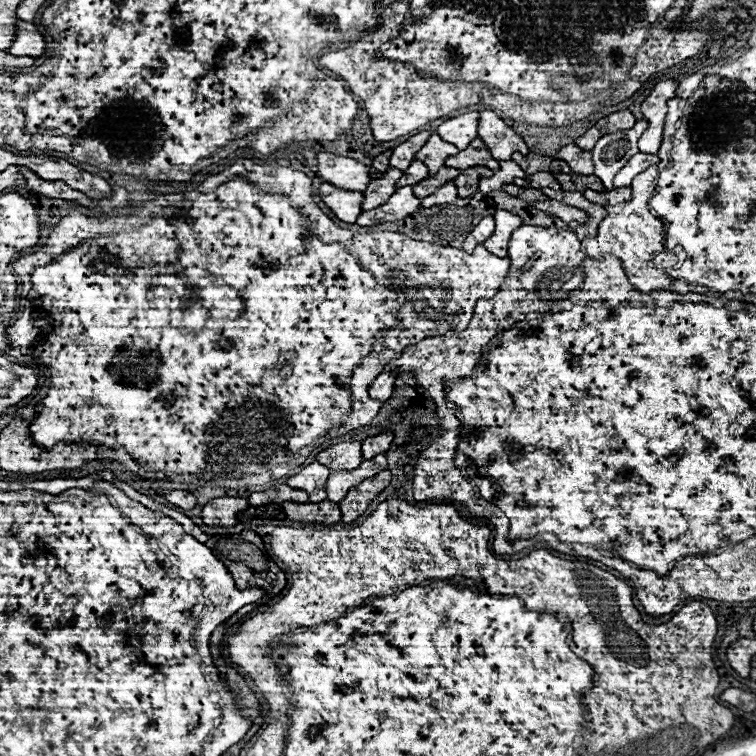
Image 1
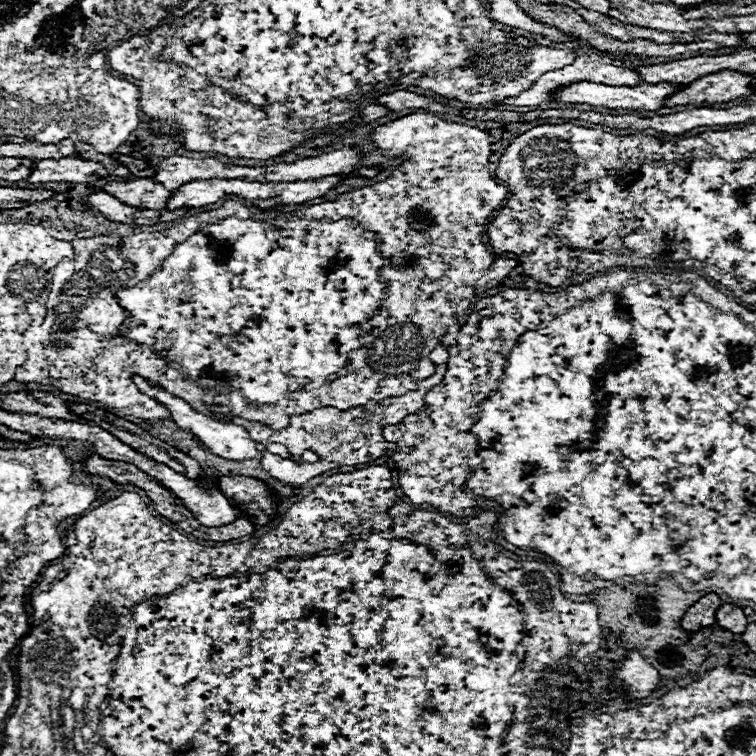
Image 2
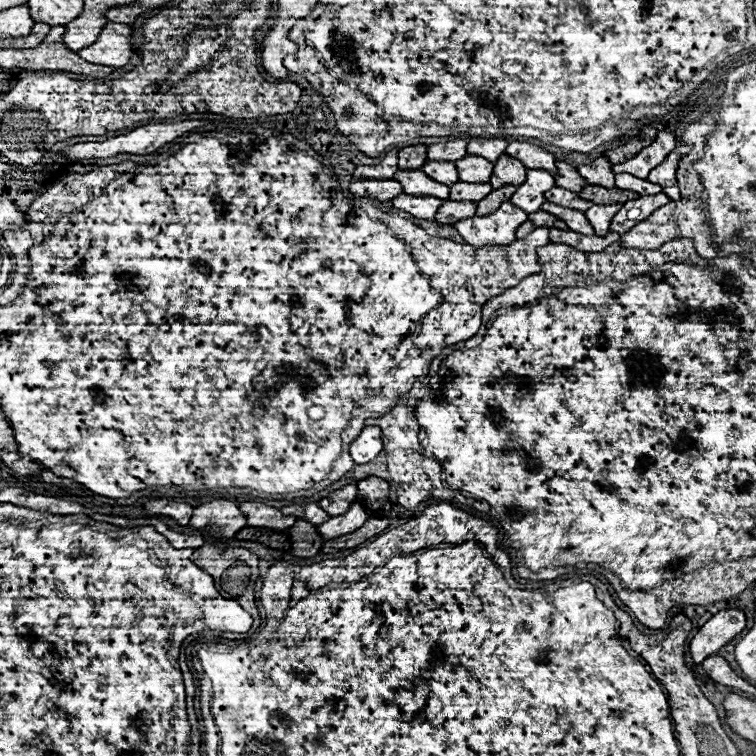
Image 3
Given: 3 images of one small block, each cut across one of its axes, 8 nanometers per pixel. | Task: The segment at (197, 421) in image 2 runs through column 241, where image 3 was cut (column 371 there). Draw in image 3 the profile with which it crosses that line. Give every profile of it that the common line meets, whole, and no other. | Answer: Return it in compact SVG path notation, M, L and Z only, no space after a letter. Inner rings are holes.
M366 426L350 446L350 456L354 464L366 464L374 460L380 452L382 452L382 430L378 426Z

